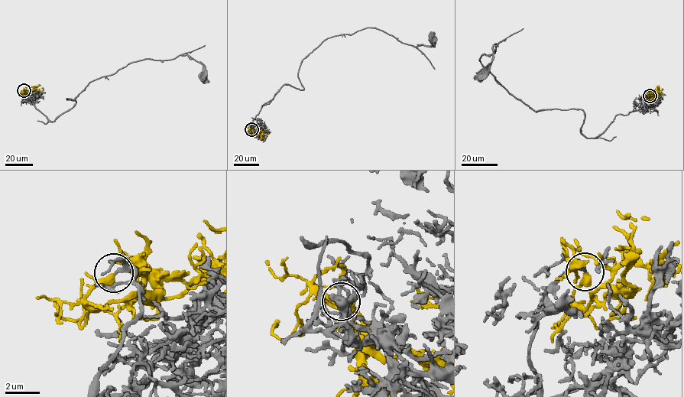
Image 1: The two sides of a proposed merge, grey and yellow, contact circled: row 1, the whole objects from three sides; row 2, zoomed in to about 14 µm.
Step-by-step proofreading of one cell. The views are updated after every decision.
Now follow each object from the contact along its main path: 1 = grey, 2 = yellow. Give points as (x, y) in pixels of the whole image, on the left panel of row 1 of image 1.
1: (24, 90), (22, 101), (50, 122), (76, 102), (66, 98), (138, 61), (186, 53), (202, 65), (204, 76)
2: (24, 90), (21, 92), (35, 89), (43, 90)

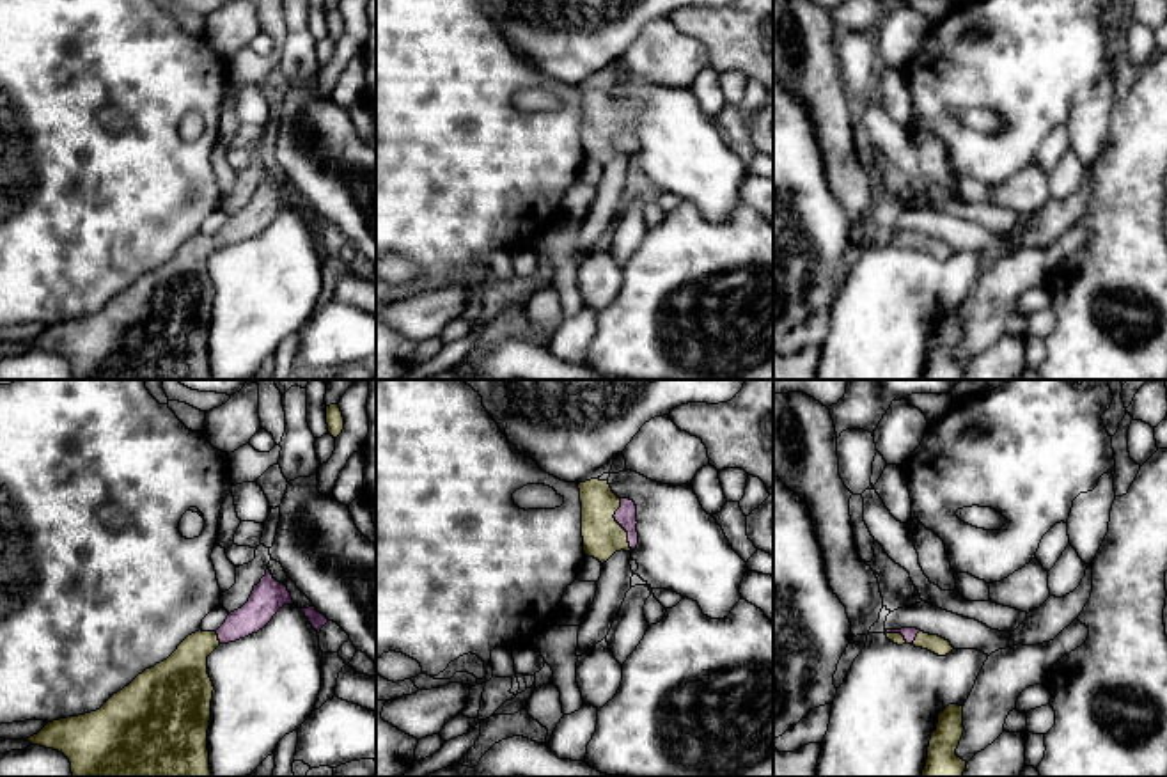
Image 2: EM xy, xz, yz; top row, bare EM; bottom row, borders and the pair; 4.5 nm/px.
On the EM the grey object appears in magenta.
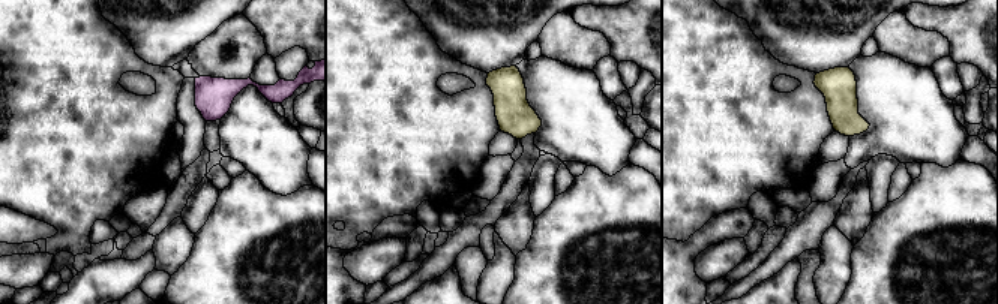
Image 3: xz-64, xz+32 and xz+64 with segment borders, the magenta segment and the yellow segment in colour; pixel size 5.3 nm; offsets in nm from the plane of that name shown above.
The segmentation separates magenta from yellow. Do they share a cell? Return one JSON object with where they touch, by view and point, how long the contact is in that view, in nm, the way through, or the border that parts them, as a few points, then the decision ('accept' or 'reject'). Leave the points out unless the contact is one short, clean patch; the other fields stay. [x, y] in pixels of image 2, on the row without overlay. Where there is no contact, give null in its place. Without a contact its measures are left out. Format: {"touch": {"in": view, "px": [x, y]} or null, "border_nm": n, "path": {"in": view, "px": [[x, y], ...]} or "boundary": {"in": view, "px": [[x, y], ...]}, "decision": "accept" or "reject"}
{"touch": {"in": "xz", "px": [618, 125]}, "border_nm": 240, "path": {"in": "xz", "px": [[626, 117], [618, 125], [603, 139]]}, "decision": "accept"}

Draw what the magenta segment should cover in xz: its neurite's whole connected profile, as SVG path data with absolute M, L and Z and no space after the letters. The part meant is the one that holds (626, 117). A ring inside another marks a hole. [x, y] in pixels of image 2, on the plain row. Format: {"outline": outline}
{"outline": "M591 82L578 87L582 105L582 140L587 160L607 165L615 154L638 147L637 108L619 101L608 83Z"}

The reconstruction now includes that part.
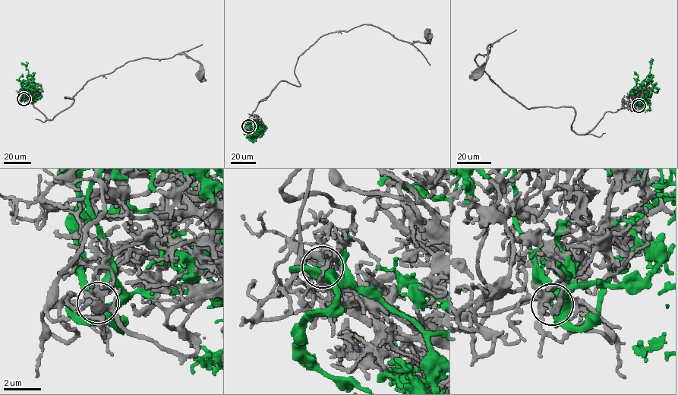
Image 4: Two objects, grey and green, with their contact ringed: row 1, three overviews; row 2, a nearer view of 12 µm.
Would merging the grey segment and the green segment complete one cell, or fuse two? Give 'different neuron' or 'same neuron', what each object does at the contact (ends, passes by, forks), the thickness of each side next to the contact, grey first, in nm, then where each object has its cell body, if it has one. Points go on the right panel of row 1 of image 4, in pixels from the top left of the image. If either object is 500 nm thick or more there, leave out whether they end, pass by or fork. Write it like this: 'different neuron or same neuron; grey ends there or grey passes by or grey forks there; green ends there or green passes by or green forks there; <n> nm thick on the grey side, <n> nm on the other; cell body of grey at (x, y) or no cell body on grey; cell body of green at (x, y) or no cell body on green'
different neuron; grey forks there; green ends there; 440 nm thick on the grey side, 400 nm on the other; cell body of grey at (480, 71); no cell body on green

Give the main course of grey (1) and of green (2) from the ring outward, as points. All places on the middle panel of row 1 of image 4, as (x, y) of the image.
1: (248, 126), (278, 83), (300, 86), (298, 58), (323, 35), (371, 24), (408, 42), (428, 42), (428, 36)
2: (248, 126), (247, 132), (257, 137), (250, 138)

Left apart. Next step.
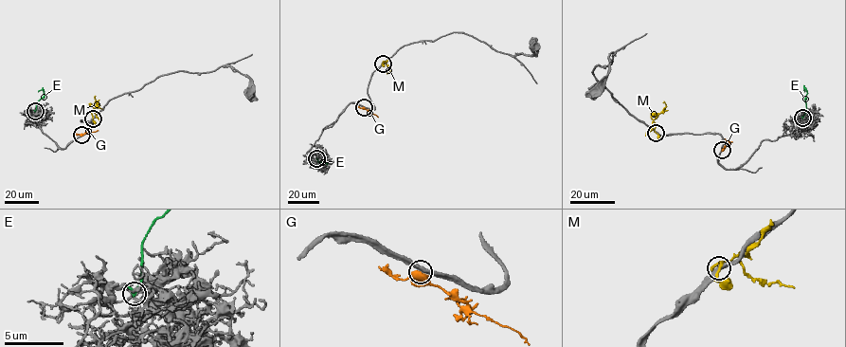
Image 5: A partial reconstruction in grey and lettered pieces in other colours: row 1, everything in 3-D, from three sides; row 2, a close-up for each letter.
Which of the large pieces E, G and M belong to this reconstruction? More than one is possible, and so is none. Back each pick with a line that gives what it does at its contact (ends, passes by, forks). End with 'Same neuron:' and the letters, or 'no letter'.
Same neuron: no letter

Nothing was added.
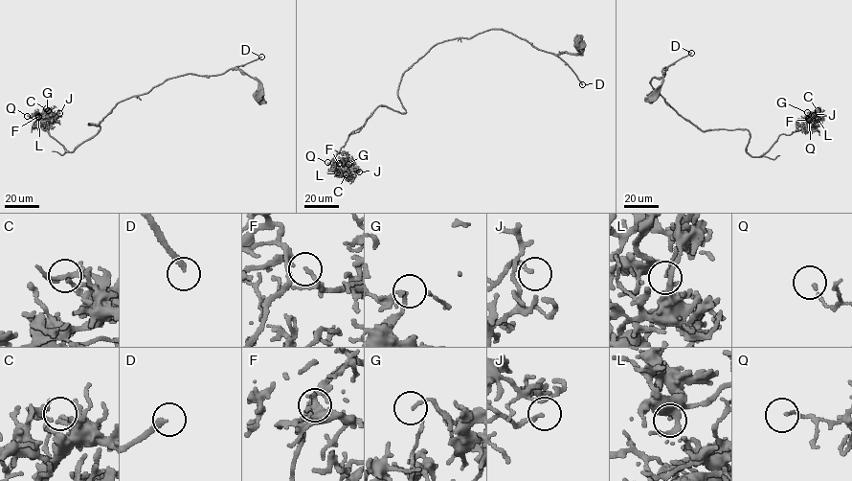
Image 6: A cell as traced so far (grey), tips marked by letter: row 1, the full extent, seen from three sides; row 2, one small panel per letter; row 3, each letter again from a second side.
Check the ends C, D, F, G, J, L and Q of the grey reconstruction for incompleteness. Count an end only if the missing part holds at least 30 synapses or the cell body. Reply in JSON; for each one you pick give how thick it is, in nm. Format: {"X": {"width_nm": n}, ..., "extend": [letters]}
{"D": {"width_nm": 240}, "F": {"width_nm": 100}, "extend": ["D", "F"]}

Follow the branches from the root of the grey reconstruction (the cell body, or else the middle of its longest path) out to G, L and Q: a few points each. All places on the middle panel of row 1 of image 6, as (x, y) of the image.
G: (580, 45), (552, 54), (500, 29), (437, 43), (401, 78), (406, 112), (380, 105), (332, 169), (348, 164)
L: (580, 45), (552, 54), (500, 29), (437, 43), (401, 78), (406, 112), (377, 108), (331, 160), (337, 172)
Q: (580, 45), (552, 54), (500, 29), (437, 43), (401, 78), (406, 112), (380, 105), (337, 166), (327, 162)

